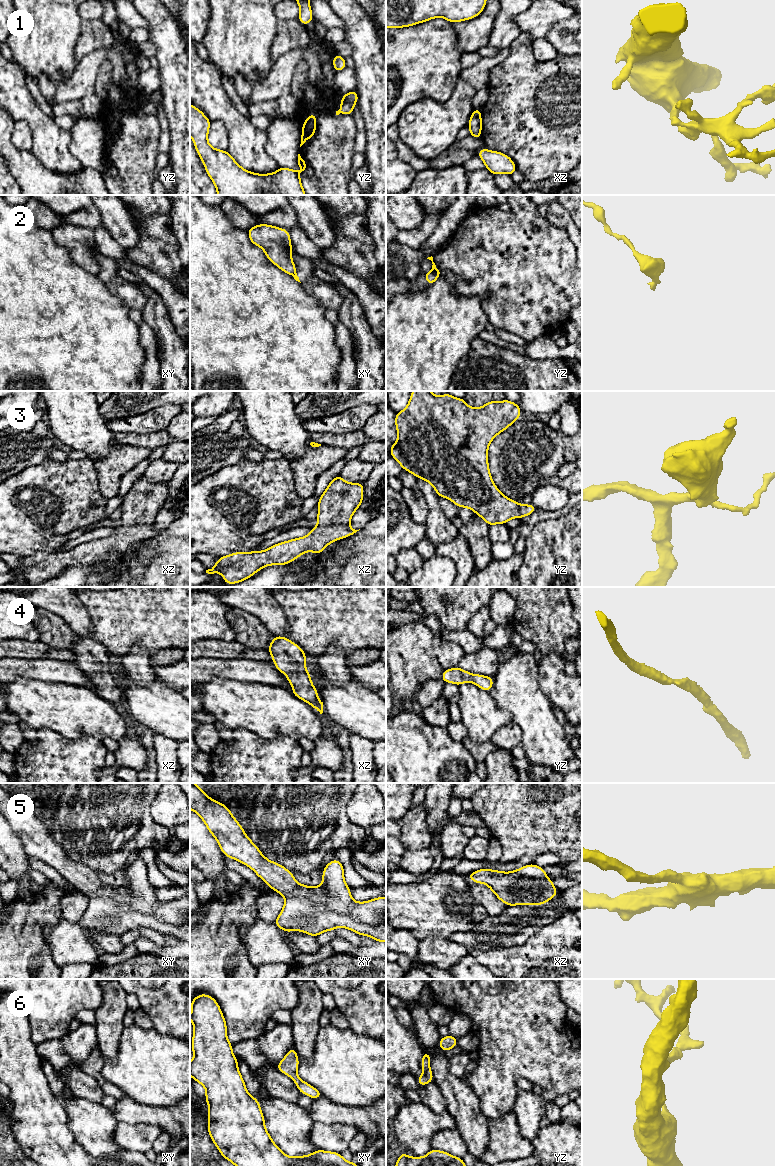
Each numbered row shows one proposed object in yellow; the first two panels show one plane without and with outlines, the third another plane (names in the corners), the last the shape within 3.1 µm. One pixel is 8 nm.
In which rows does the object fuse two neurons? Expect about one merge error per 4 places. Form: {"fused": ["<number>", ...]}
{"fused": ["2"]}

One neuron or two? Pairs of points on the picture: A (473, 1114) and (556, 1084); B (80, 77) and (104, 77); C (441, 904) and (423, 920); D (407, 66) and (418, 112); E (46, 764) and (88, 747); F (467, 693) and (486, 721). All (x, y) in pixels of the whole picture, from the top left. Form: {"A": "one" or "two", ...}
{"A": "two", "B": "two", "C": "one", "D": "two", "E": "one", "F": "one"}

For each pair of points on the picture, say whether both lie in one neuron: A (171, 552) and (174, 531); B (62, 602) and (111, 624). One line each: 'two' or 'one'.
A: two
B: two

